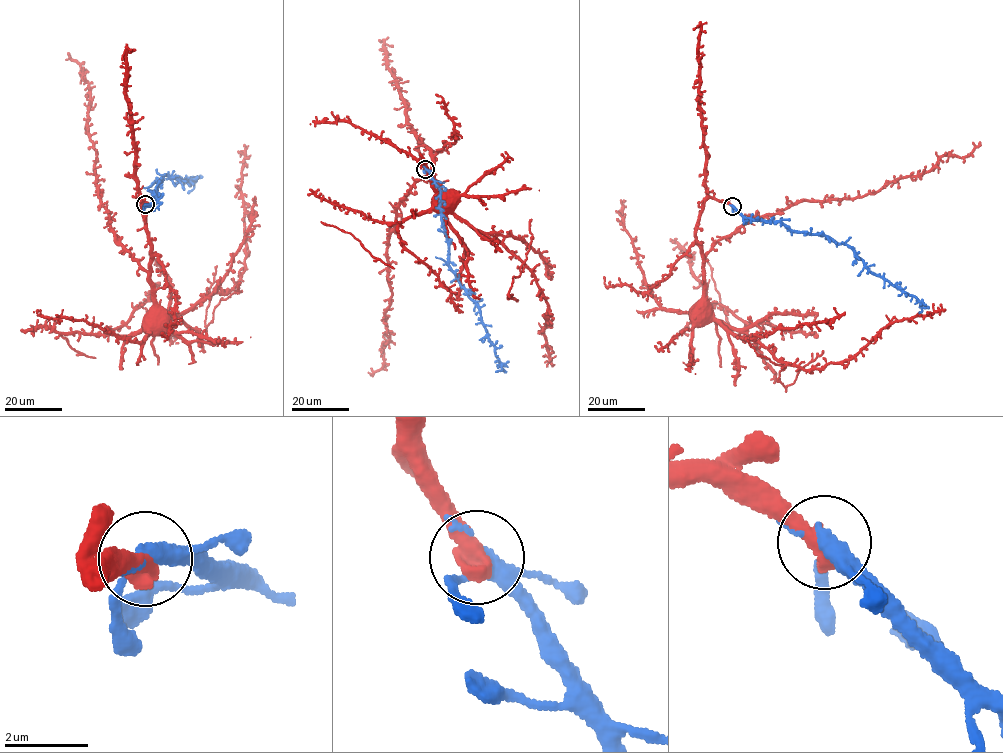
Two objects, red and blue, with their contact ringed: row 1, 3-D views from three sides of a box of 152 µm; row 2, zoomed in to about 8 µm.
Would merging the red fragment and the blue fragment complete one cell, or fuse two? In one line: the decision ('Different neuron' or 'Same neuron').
Same neuron

